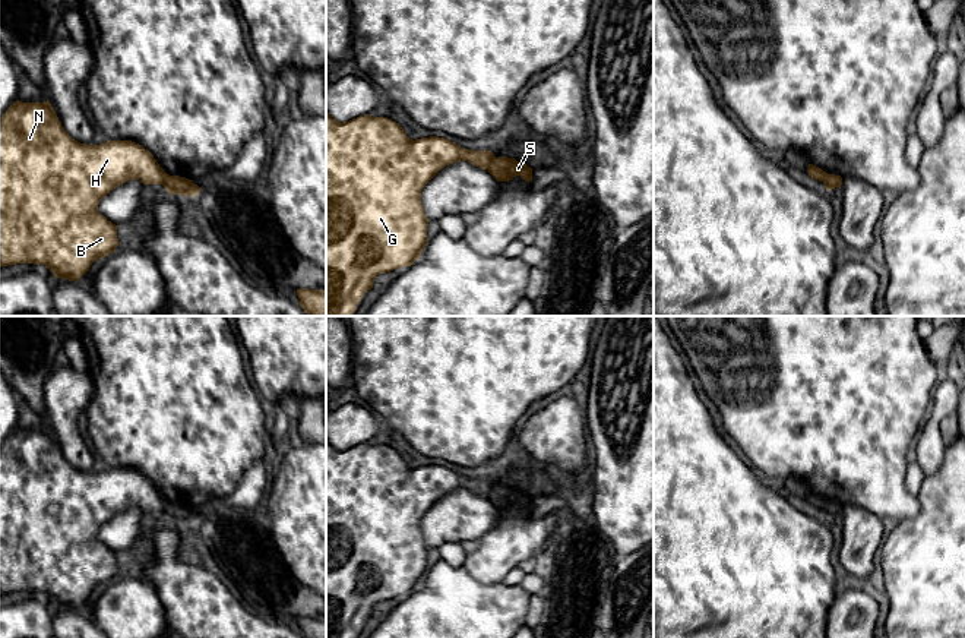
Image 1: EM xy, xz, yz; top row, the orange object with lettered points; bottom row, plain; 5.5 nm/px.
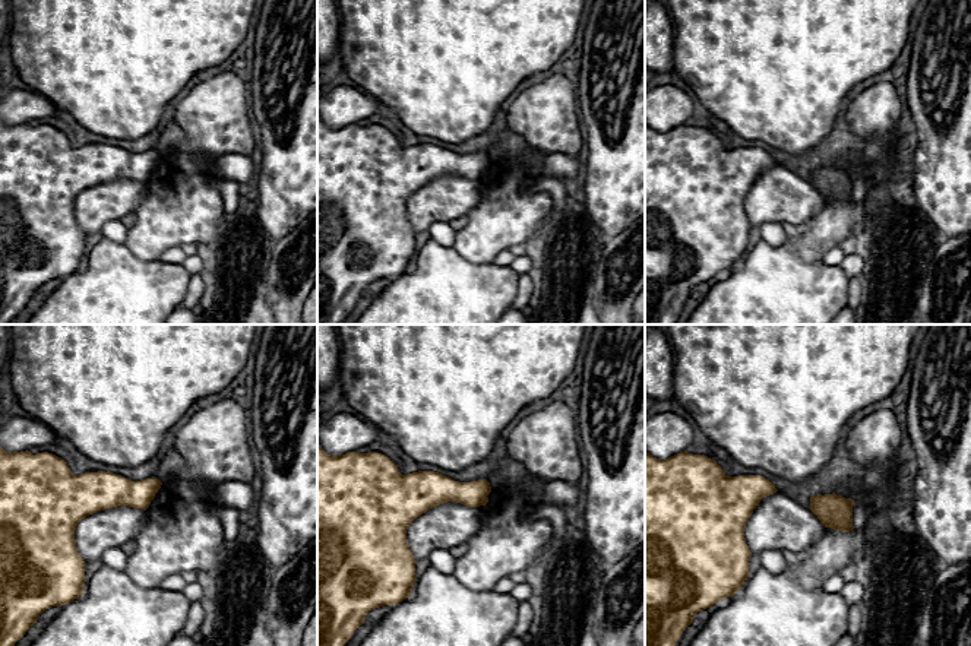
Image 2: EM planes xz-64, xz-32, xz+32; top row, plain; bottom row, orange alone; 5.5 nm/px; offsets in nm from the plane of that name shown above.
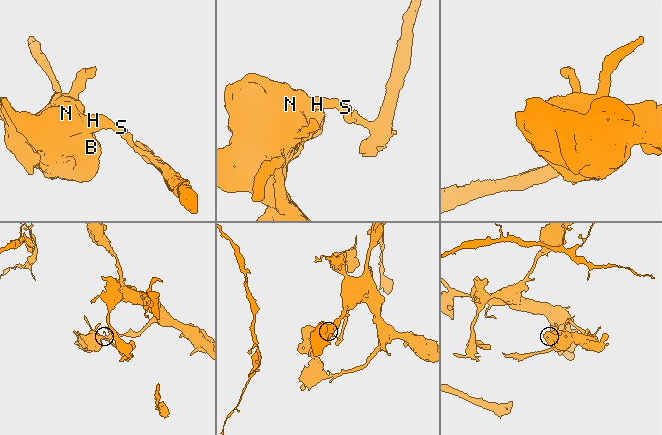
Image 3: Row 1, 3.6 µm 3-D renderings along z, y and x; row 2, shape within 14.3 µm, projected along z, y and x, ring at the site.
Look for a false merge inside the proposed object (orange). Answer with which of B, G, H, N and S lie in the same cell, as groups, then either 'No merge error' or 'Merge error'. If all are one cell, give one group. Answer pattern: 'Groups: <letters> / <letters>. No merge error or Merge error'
Groups: B G H N / S. Merge error

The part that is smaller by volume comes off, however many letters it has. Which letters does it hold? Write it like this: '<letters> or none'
S

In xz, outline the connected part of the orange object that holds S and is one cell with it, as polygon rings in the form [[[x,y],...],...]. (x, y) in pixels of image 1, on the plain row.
[[[499,484],[494,486],[487,499],[497,509],[509,509],[516,503],[521,503],[525,509],[532,508],[532,496],[526,492],[516,489],[515,486]]]

